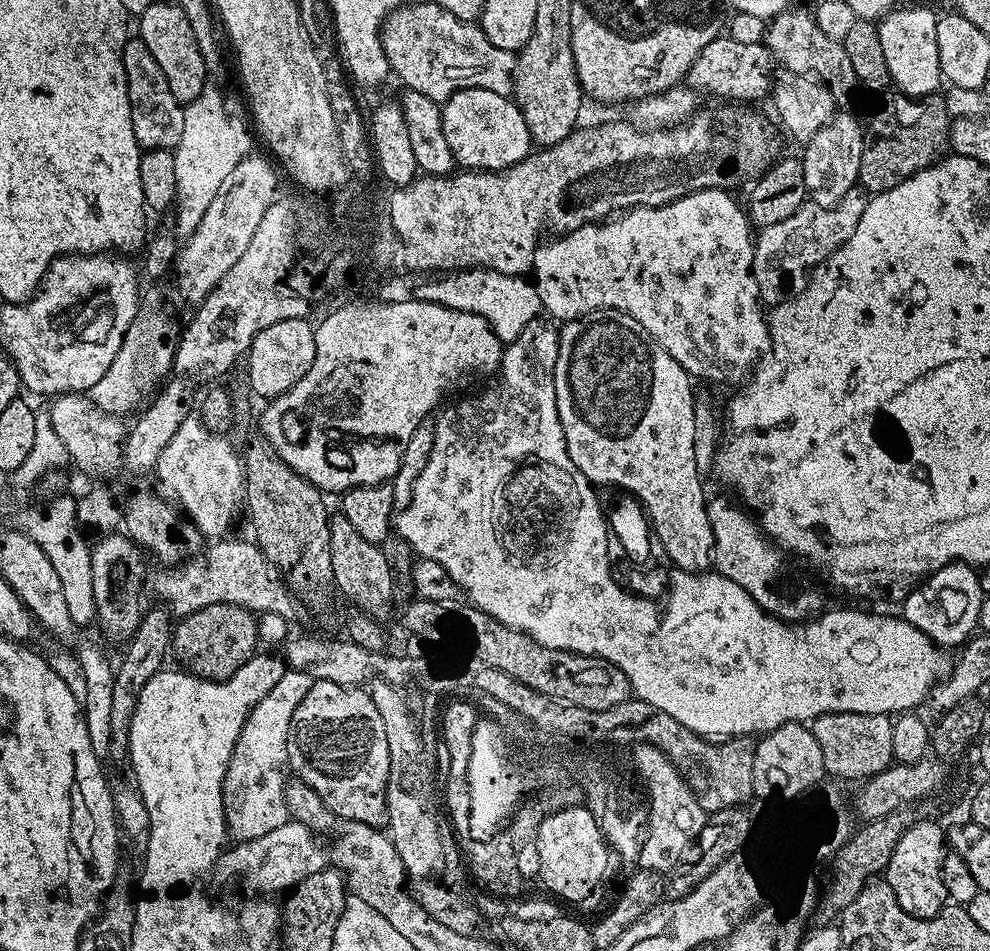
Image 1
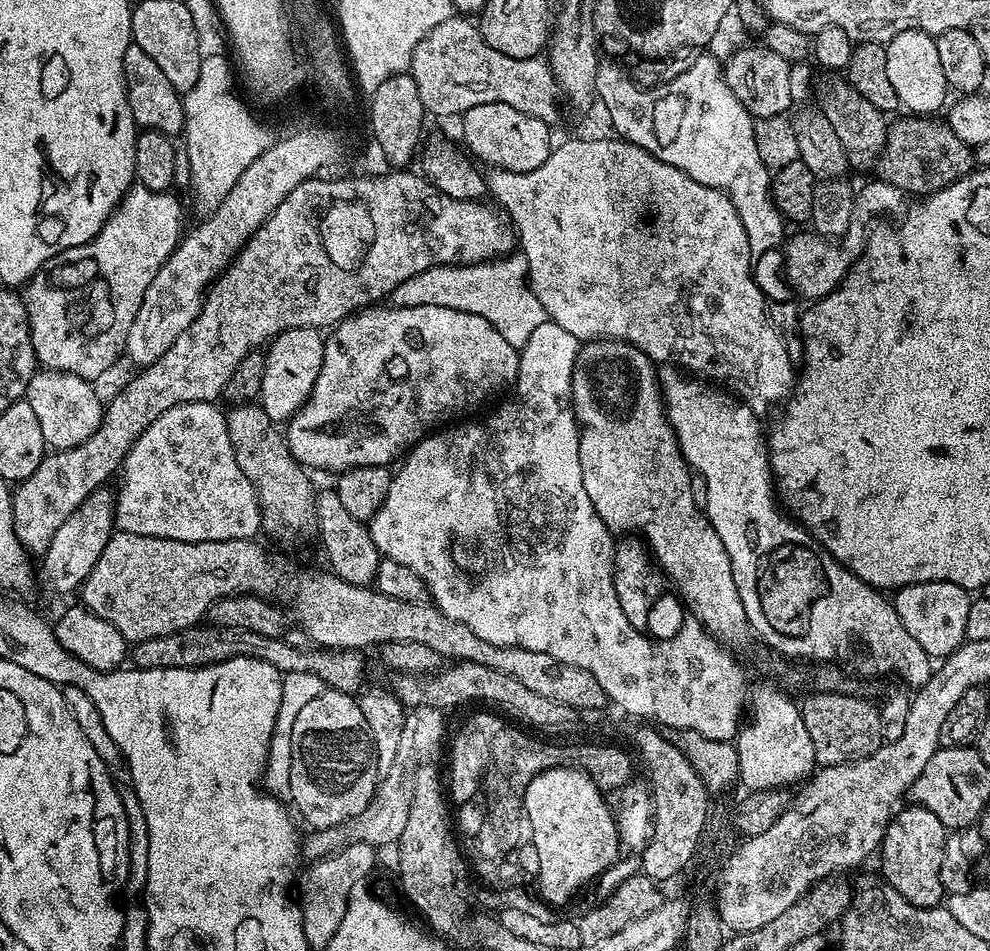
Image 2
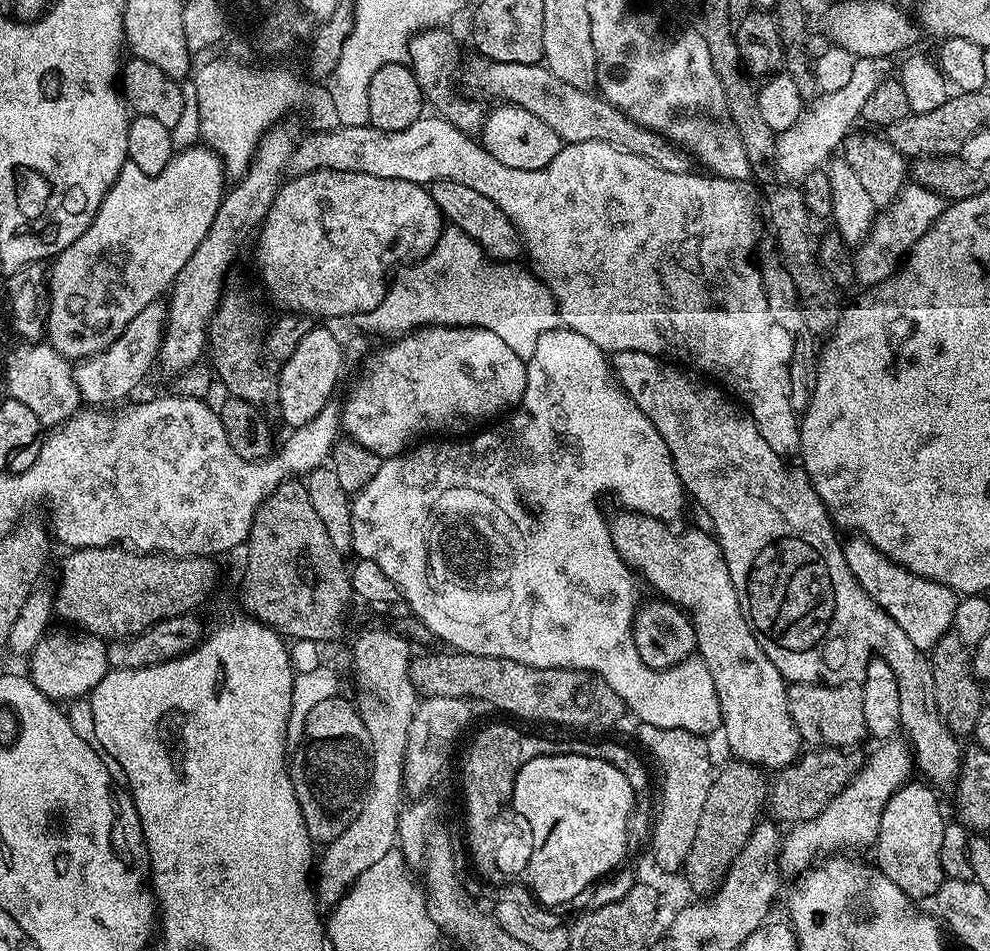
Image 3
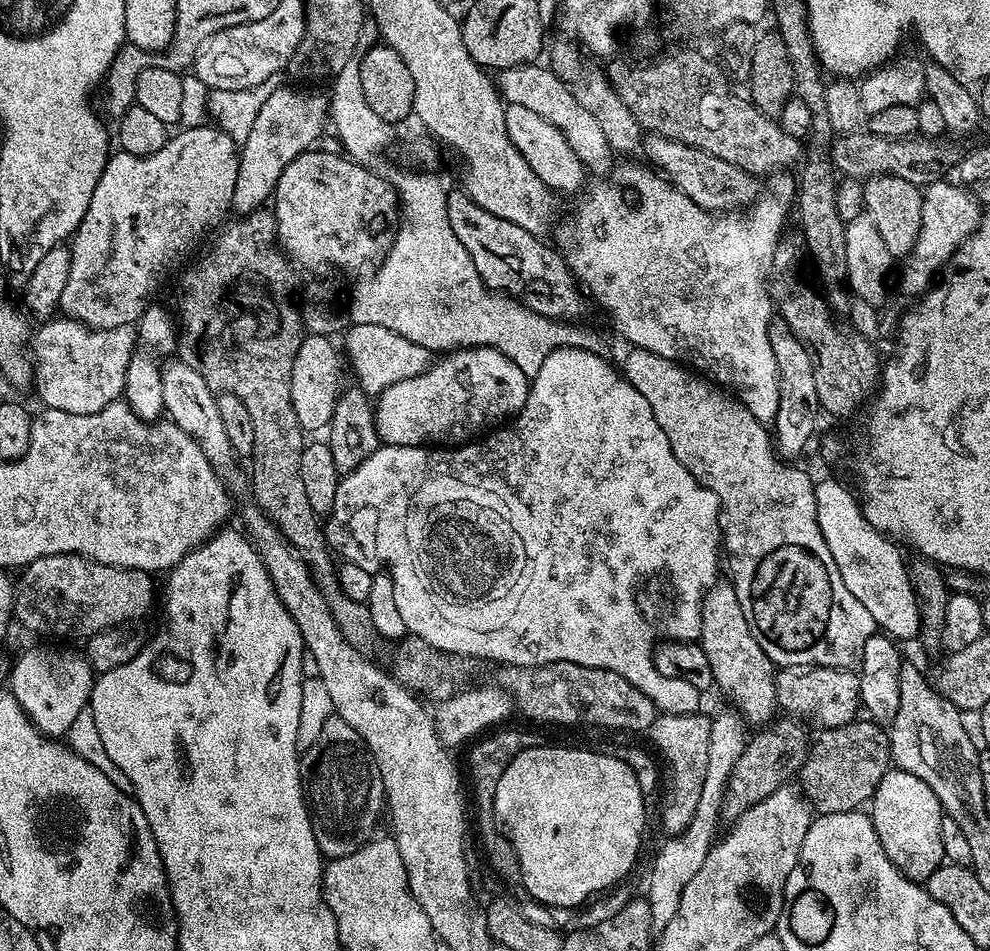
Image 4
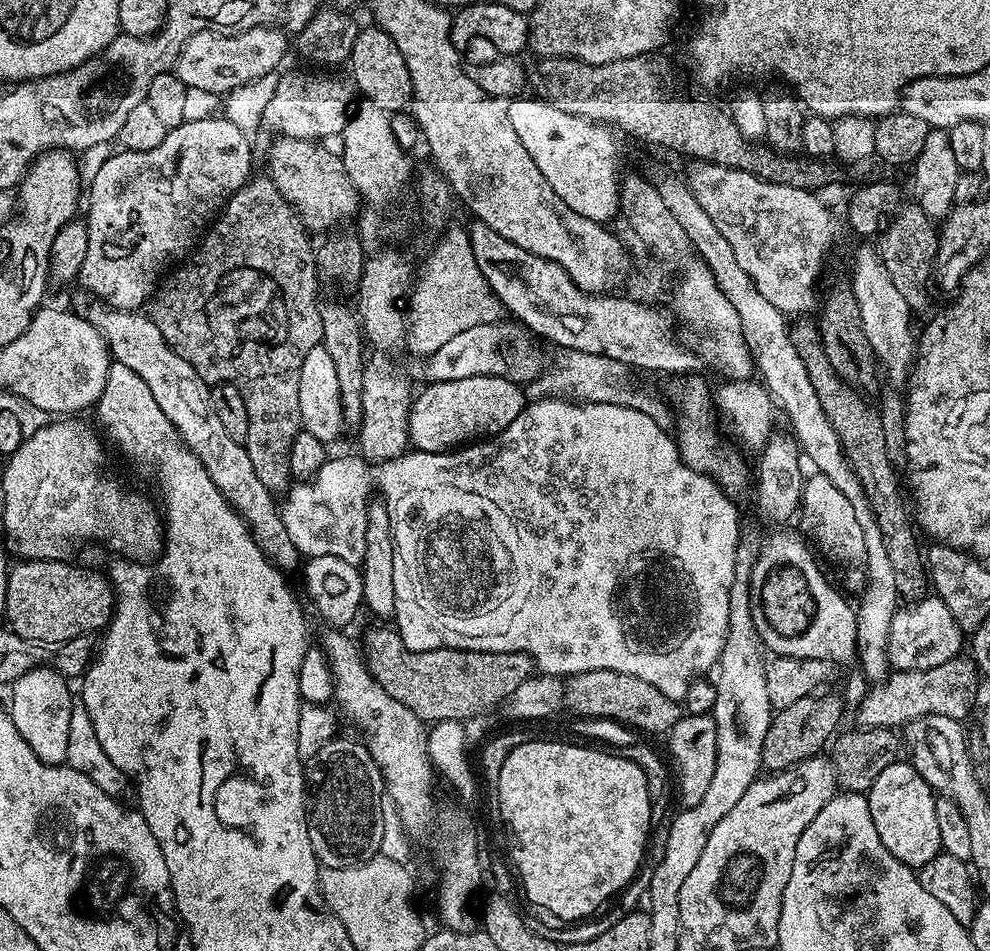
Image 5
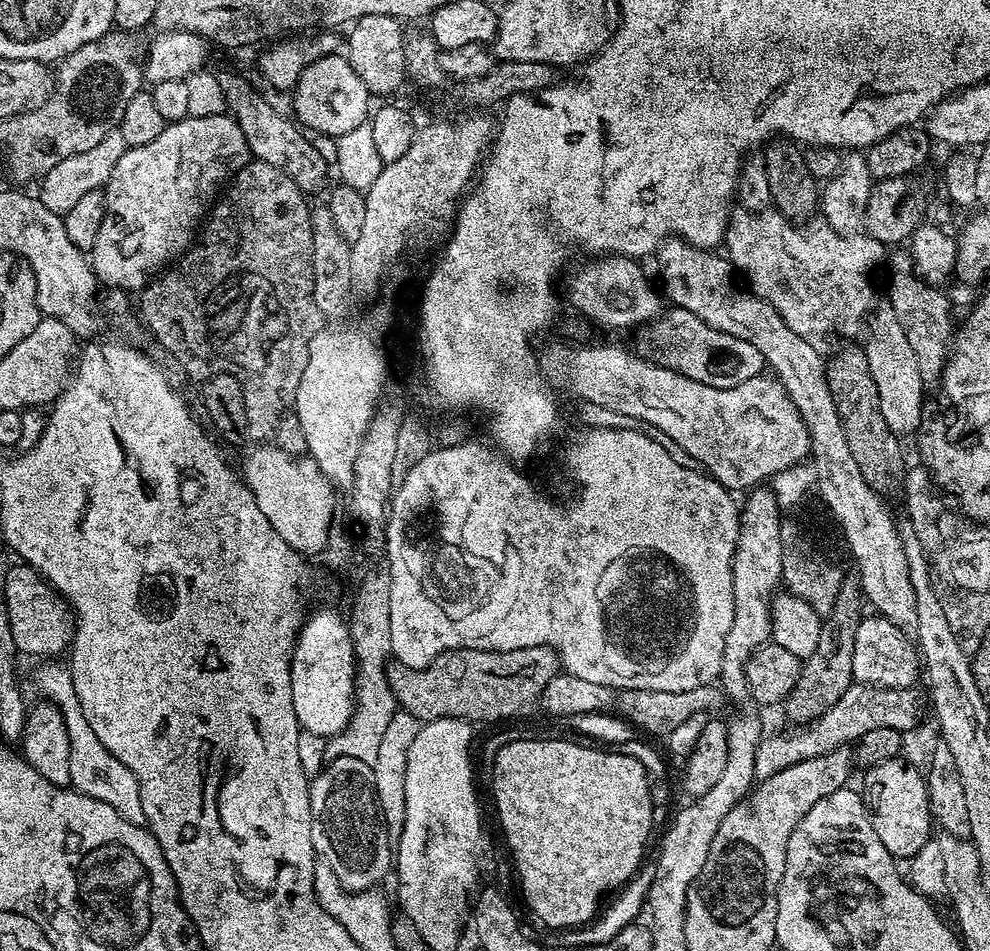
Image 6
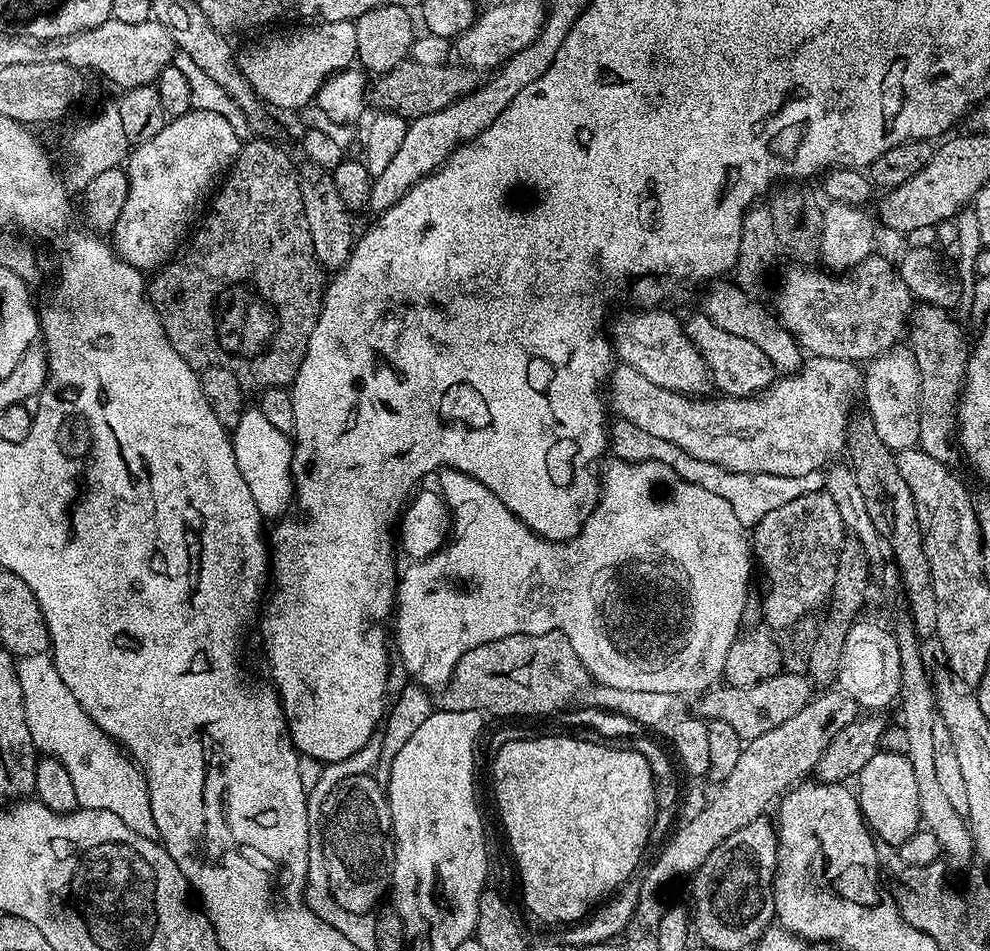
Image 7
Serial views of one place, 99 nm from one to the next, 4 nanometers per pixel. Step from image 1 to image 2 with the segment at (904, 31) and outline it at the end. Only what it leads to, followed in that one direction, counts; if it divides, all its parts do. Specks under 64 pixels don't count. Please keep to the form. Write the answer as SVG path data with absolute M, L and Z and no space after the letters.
M917 28L902 30L886 45L886 71L898 94L901 105L912 114L936 114L945 107L944 99L950 96L946 74L942 74L942 58L937 37Z

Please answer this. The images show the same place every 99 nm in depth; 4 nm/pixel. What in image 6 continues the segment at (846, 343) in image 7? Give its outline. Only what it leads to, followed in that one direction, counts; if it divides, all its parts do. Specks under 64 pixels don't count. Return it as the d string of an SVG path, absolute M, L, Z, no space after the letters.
M740 206L728 217L723 247L728 248L727 259L732 261L733 269L746 287L758 298L770 302L770 306L774 306L774 310L782 314L782 322L786 322L786 326L790 326L790 330L794 330L798 338L810 342L814 350L824 354L837 343L836 336L856 338L859 332L861 335L862 325L869 319L877 303L872 271L879 264L881 267L885 263L886 245L866 234L842 236L827 222L812 223L808 222L800 227L778 211L750 212Z

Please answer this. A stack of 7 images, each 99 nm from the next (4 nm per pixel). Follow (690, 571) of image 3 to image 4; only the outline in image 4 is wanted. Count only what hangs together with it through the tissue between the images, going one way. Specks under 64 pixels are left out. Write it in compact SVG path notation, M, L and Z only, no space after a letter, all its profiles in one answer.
M718 582L705 594L702 606L702 630L698 643L706 654L706 662L712 671L715 687L717 689L720 687L732 699L731 707L739 712L749 725L767 725L778 712L776 702L778 668L762 650L762 646L758 646L754 634L750 634L746 614L742 614L742 602L738 602L738 594L732 589L731 583Z

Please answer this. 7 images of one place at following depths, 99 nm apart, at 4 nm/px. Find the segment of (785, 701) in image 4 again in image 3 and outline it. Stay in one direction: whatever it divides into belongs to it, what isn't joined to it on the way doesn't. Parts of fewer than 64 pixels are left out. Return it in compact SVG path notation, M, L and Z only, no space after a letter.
M788 684L790 718L798 730L801 741L808 746L823 746L852 750L863 737L869 735L863 710L863 690L858 684Z

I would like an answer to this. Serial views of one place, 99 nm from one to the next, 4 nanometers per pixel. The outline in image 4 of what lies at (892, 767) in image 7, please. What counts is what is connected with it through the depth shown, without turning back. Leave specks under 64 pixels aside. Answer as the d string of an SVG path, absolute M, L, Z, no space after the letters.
M898 767L887 771L870 799L870 815L882 850L886 850L890 862L894 862L906 878L927 882L930 874L945 863L942 850L944 807L938 802L938 794L934 794L922 778L914 778L914 774L906 774Z

